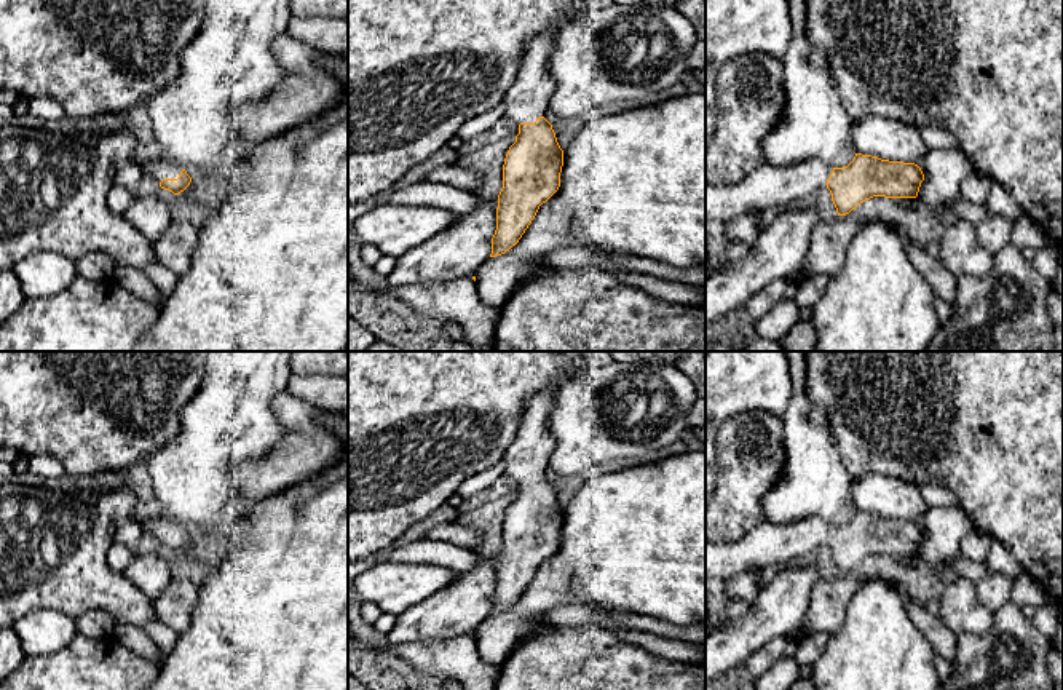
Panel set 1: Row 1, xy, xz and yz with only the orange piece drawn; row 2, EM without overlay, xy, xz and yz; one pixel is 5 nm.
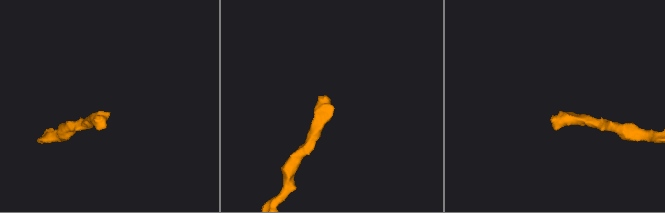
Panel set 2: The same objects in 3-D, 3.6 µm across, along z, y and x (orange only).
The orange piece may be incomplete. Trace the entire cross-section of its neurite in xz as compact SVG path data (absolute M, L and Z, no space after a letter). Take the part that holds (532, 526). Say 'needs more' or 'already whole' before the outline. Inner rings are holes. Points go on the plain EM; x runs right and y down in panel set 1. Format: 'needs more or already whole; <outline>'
needs more; M554 391L528 398L517 434L503 458L504 474L519 481L519 492L503 522L490 615L516 604L539 564L560 545L563 508L552 482L544 476L554 450L549 431L554 401Z

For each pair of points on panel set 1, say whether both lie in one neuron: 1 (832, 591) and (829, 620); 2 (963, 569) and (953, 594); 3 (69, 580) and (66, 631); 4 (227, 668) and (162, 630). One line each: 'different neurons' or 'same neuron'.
1: same neuron
2: different neurons
3: different neurons
4: different neurons

